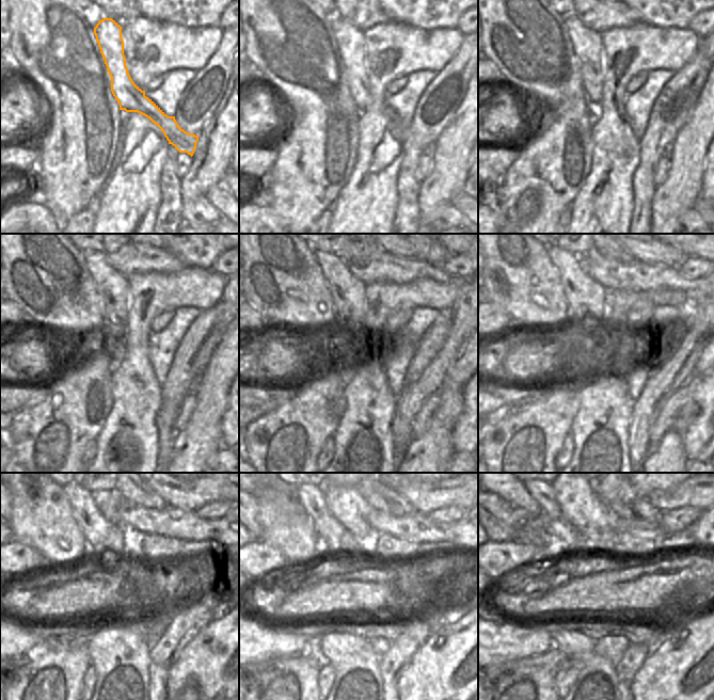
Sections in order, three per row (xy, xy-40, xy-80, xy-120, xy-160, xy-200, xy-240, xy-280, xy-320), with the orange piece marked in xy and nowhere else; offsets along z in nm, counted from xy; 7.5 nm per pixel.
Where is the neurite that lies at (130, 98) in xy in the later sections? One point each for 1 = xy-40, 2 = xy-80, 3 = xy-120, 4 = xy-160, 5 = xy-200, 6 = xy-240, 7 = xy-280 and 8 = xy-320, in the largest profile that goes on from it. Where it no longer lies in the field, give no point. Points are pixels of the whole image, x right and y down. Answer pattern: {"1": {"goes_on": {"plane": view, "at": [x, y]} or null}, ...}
{"1": {"goes_on": {"plane": "xy-40", "at": [349, 40]}}, "2": {"goes_on": {"plane": "xy-80", "at": [587, 44]}}, "3": {"goes_on": {"plane": "xy-120", "at": [112, 286]}}, "4": {"goes_on": {"plane": "xy-160", "at": [348, 293]}}, "5": {"goes_on": {"plane": "xy-200", "at": [585, 297]}}, "6": {"goes_on": {"plane": "xy-240", "at": [105, 539]}}, "7": {"goes_on": {"plane": "xy-280", "at": [311, 496]}}, "8": {"goes_on": {"plane": "xy-320", "at": [543, 494]}}}

